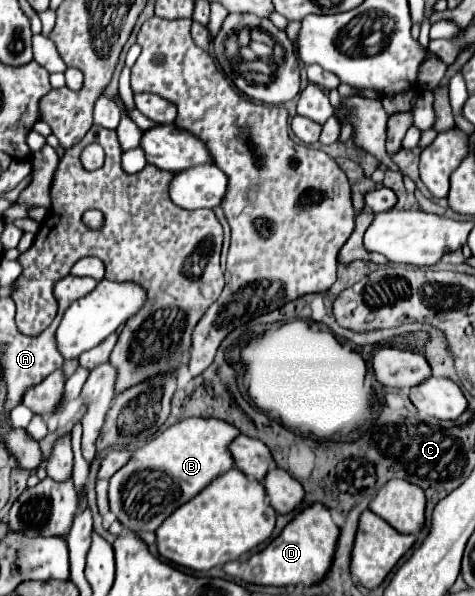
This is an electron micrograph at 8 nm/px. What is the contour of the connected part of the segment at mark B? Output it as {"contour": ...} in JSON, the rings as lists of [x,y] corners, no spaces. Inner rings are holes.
{"contour":[[[185,418],[185,420],[179,420],[177,424],[169,426],[163,434],[159,434],[145,446],[137,448],[133,452],[131,460],[119,472],[113,474],[113,478],[109,480],[111,512],[117,516],[117,520],[127,530],[155,532],[163,524],[163,520],[169,518],[171,512],[175,512],[179,506],[183,506],[185,502],[195,498],[205,486],[209,486],[215,478],[219,478],[221,474],[229,472],[235,466],[235,460],[231,458],[231,452],[229,452],[229,444],[239,434],[241,434],[239,428],[231,426],[229,422],[217,420],[217,418]]]}

